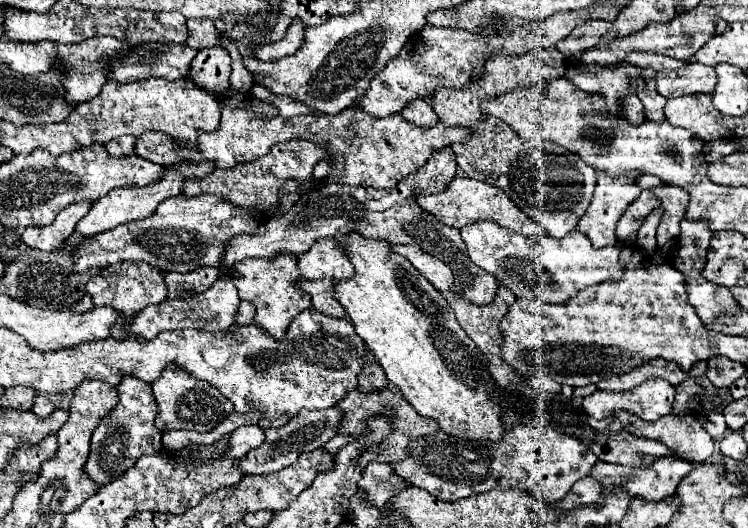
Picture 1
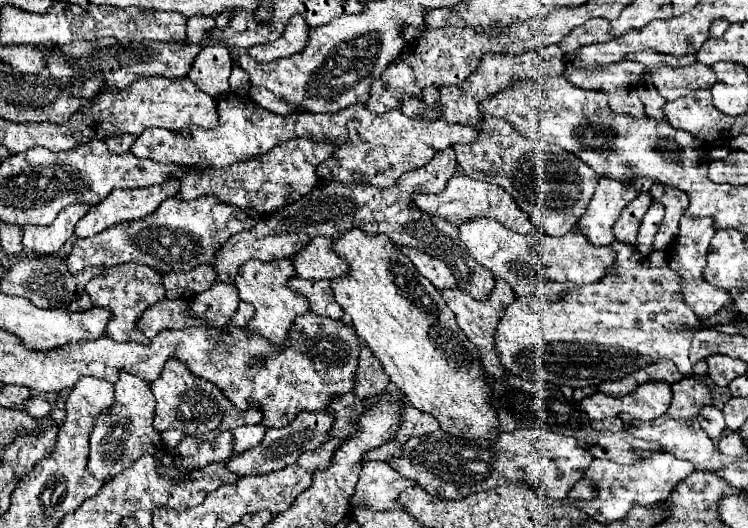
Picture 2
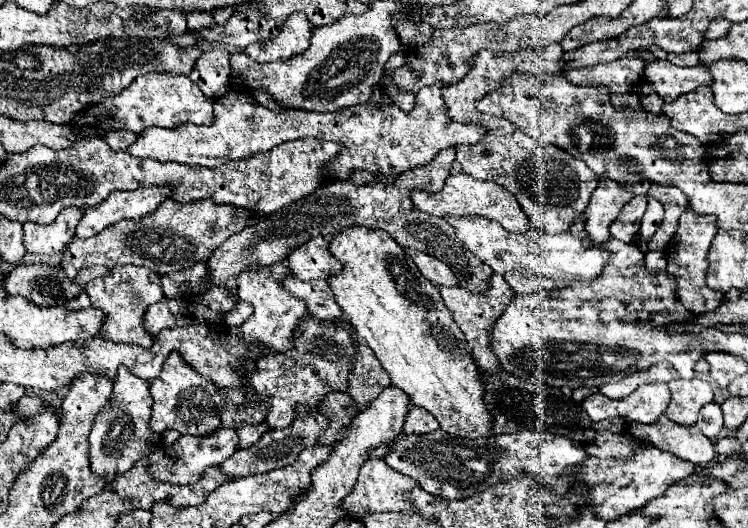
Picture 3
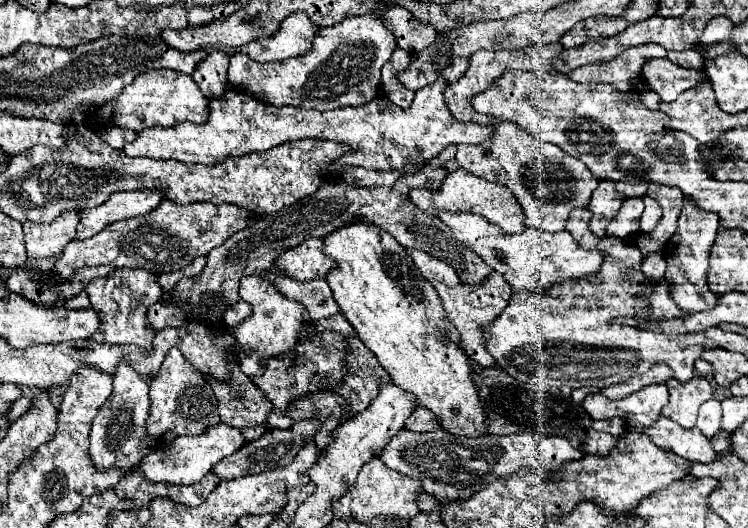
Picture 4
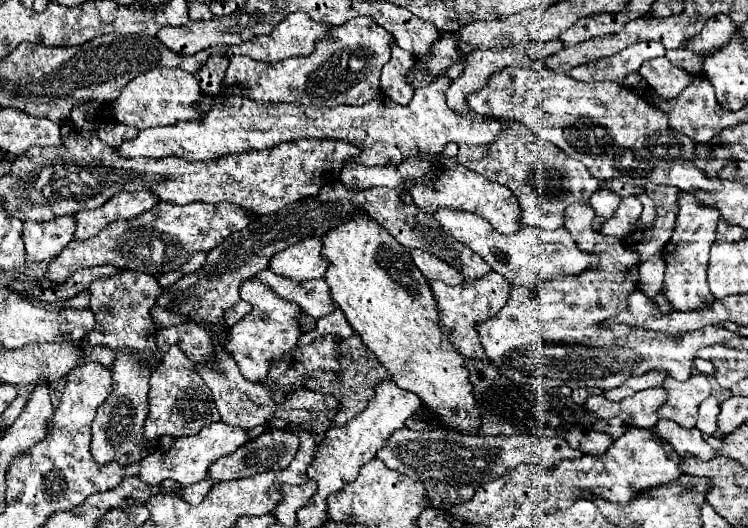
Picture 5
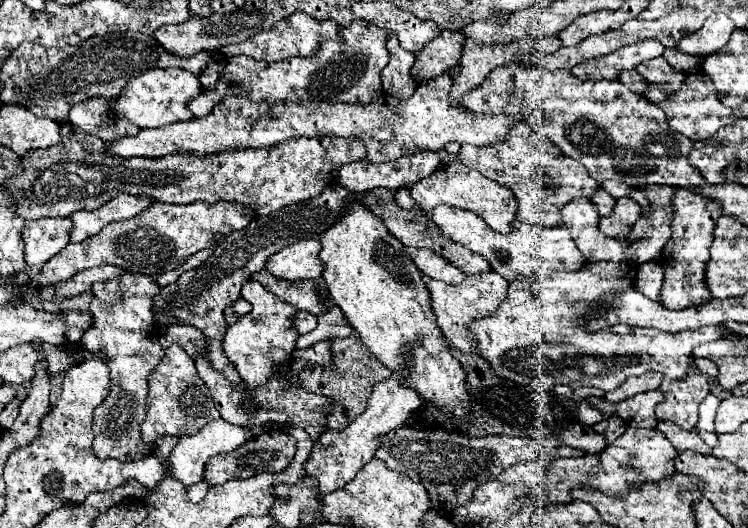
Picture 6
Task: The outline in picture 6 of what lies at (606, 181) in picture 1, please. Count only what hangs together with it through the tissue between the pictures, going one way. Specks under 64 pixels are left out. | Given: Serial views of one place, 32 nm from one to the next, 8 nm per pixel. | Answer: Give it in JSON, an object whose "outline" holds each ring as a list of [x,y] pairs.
{"outline":[[[596,192],[592,196],[592,202],[596,204],[596,210],[600,216],[608,216],[608,212],[612,212],[612,204],[616,204],[616,198],[612,198],[606,192]]]}

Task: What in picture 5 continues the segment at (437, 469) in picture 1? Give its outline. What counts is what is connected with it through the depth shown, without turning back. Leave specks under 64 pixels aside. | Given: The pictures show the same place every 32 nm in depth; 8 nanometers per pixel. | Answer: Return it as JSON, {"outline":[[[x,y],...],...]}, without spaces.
{"outline":[[[402,428],[392,432],[386,440],[384,448],[376,454],[390,470],[410,476],[412,480],[420,480],[428,492],[432,508],[450,510],[456,504],[464,504],[470,500],[482,484],[488,480],[496,480],[504,476],[506,470],[522,464],[522,462],[536,462],[538,466],[553,466],[554,462],[562,458],[580,458],[582,452],[568,446],[566,440],[559,436],[538,437],[528,436],[468,436],[458,434],[452,430],[410,430]]]}

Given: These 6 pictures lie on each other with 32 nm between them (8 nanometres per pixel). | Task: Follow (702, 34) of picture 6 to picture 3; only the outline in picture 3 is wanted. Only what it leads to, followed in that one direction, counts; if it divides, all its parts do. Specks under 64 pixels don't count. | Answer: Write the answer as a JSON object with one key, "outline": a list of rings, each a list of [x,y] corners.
{"outline":[[[716,18],[716,20],[712,20],[710,26],[708,26],[708,30],[704,32],[704,40],[710,42],[710,40],[720,40],[720,38],[724,38],[724,36],[728,34],[730,26],[732,26],[730,20],[724,20],[724,18]]]}

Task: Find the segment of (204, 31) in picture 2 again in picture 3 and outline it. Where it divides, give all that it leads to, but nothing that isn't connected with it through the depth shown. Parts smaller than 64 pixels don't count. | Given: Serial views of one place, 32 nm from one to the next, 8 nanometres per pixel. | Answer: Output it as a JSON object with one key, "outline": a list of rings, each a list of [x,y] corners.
{"outline":[[[192,10],[188,12],[188,30],[202,30],[212,26],[212,14],[208,12],[200,12],[200,10]]]}

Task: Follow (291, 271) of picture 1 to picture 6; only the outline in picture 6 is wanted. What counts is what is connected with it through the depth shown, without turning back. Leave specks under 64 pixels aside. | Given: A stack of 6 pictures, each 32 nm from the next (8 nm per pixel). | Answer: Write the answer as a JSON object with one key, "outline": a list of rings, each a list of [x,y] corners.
{"outline":[[[246,282],[242,286],[242,298],[252,304],[252,310],[246,316],[242,316],[236,324],[228,326],[224,342],[222,342],[222,352],[240,372],[240,378],[246,384],[244,400],[240,400],[240,404],[248,412],[252,412],[256,408],[254,390],[258,386],[264,386],[268,382],[268,378],[274,376],[274,372],[290,358],[298,332],[292,332],[292,328],[290,328],[290,318],[292,318],[292,314],[296,314],[296,310],[290,304],[282,302],[280,298],[272,296],[260,284]]]}

